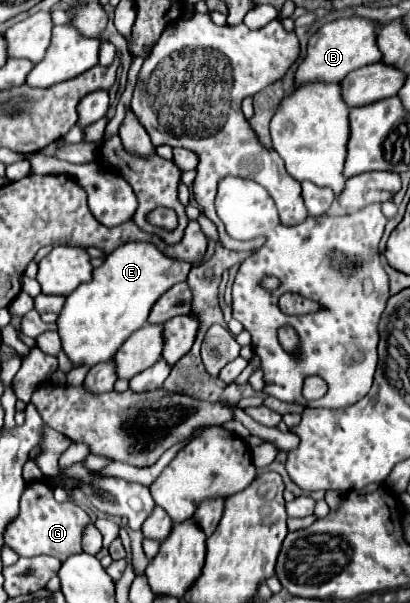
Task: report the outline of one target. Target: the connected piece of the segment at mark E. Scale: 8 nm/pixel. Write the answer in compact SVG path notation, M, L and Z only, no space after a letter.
M127 242L111 252L105 262L93 270L93 278L83 282L71 296L57 318L61 350L73 366L95 366L107 362L119 346L147 322L155 300L173 284L183 282L191 270L189 262L163 256L153 244Z

